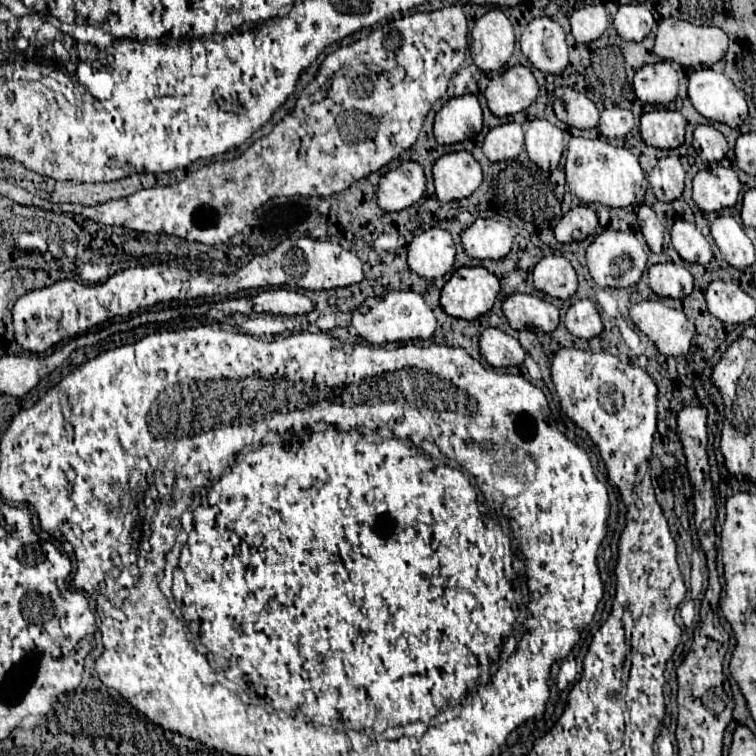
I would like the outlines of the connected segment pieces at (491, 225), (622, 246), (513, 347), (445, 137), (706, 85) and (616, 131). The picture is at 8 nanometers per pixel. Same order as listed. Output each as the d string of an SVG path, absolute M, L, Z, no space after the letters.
M475 219L461 235L461 245L473 259L501 259L509 253L511 243L511 229L493 219Z
M607 229L595 237L595 241L587 247L587 269L593 281L601 287L629 287L641 279L641 273L647 265L647 253L643 245L631 235Z
M487 327L479 335L479 351L493 367L509 367L509 365L521 365L527 357L521 343L503 333L501 329Z
M475 95L451 97L435 115L433 135L437 143L459 143L481 131L483 115Z
M713 69L693 71L687 83L691 105L709 121L739 127L747 119L747 103L733 81Z
M605 109L599 117L599 131L609 137L625 137L633 127L633 113L627 109Z

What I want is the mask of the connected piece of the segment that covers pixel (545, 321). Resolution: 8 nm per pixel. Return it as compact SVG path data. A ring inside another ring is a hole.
M507 295L507 299L503 301L503 313L513 329L535 329L551 333L559 325L559 309L537 295Z

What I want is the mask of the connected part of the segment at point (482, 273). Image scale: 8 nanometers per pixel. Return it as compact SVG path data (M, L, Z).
M459 267L441 289L441 309L457 319L485 315L499 293L499 279L485 267Z

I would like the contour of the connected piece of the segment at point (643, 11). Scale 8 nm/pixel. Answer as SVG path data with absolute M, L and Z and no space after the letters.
M641 3L621 5L617 15L613 17L613 25L621 39L625 41L641 41L651 31L655 19L651 11Z

